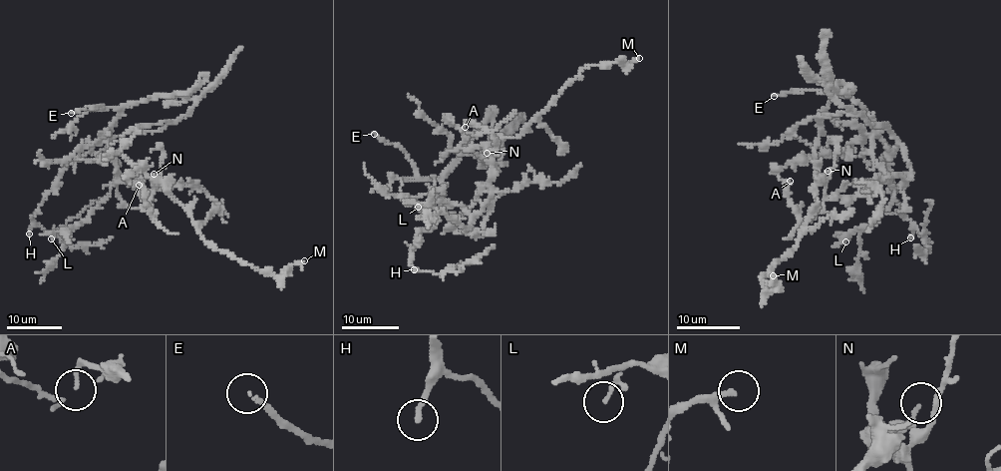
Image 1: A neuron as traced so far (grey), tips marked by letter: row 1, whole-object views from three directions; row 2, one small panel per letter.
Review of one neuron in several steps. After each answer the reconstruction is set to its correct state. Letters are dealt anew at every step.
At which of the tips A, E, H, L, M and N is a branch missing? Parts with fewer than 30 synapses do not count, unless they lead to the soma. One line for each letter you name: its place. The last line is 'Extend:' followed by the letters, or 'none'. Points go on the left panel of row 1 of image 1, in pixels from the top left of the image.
E: Place: (71, 113)
H: Place: (29, 234)
M: Place: (304, 260)
Extend: E, H, M

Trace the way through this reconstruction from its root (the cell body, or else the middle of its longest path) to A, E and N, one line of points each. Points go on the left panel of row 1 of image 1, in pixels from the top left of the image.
A: (132, 184), (143, 198), (152, 197), (150, 201), (155, 213), (154, 217), (146, 201), (144, 186), (139, 185)
E: (132, 184), (118, 172), (109, 147), (109, 129), (120, 114), (118, 108), (85, 107), (71, 113)
N: (132, 184), (143, 198), (151, 197), (154, 174)

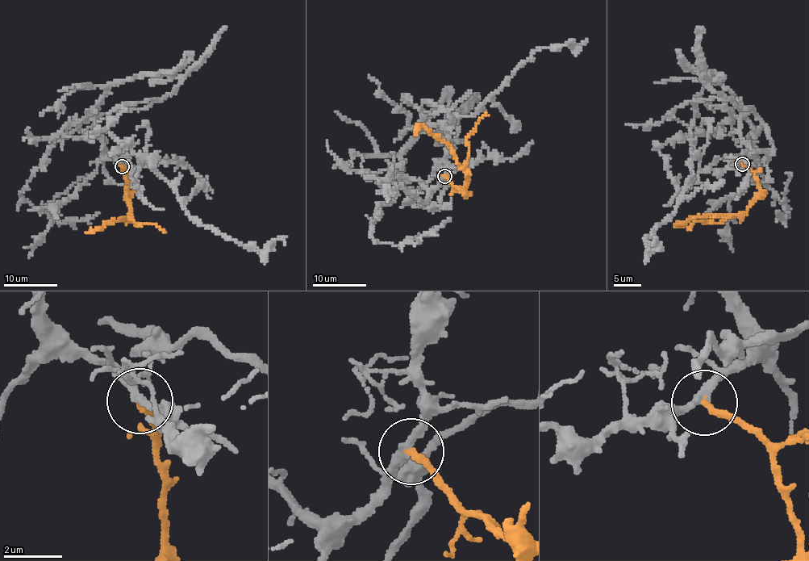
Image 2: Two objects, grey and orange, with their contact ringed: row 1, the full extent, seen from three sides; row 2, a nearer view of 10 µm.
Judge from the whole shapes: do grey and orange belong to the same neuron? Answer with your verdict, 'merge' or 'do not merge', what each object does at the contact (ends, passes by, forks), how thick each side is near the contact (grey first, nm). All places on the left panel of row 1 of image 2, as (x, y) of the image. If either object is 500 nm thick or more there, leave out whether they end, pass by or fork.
merge; grey passes by; orange ends there; 280 nm thick on the grey side, 240 nm on the other

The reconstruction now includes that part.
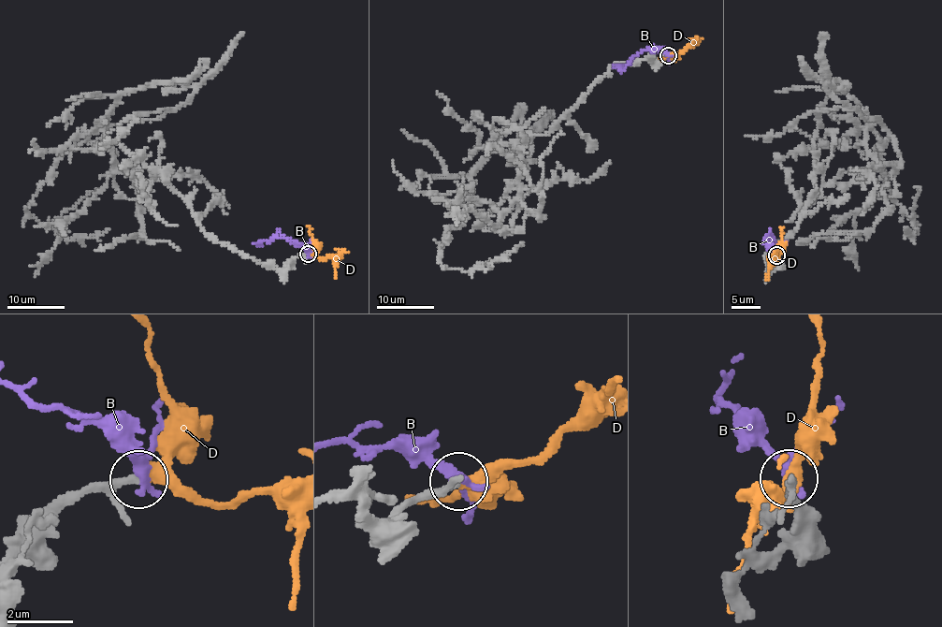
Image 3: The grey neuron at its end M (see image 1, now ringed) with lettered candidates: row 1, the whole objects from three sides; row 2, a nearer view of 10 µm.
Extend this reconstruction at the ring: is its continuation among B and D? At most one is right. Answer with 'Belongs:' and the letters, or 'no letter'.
Belongs: D

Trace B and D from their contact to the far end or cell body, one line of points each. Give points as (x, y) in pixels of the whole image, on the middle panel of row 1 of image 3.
B: (667, 55), (654, 49), (644, 49), (621, 65), (619, 69), (625, 71)
D: (668, 56), (682, 52), (696, 36)

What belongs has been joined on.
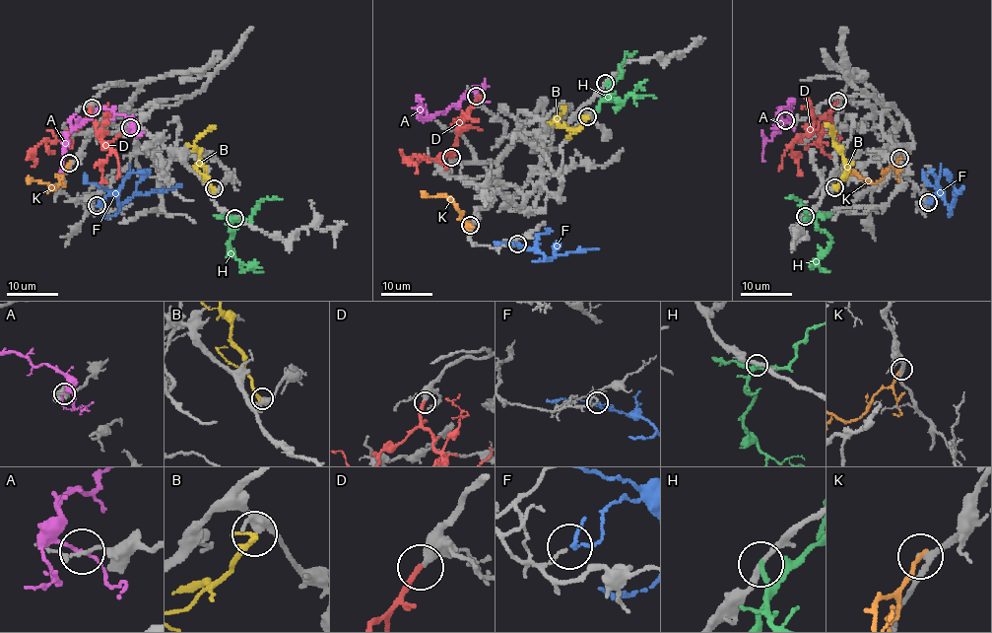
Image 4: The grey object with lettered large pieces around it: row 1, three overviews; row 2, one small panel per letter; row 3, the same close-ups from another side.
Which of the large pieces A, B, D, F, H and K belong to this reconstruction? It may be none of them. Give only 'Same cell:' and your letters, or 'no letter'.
Same cell: D

